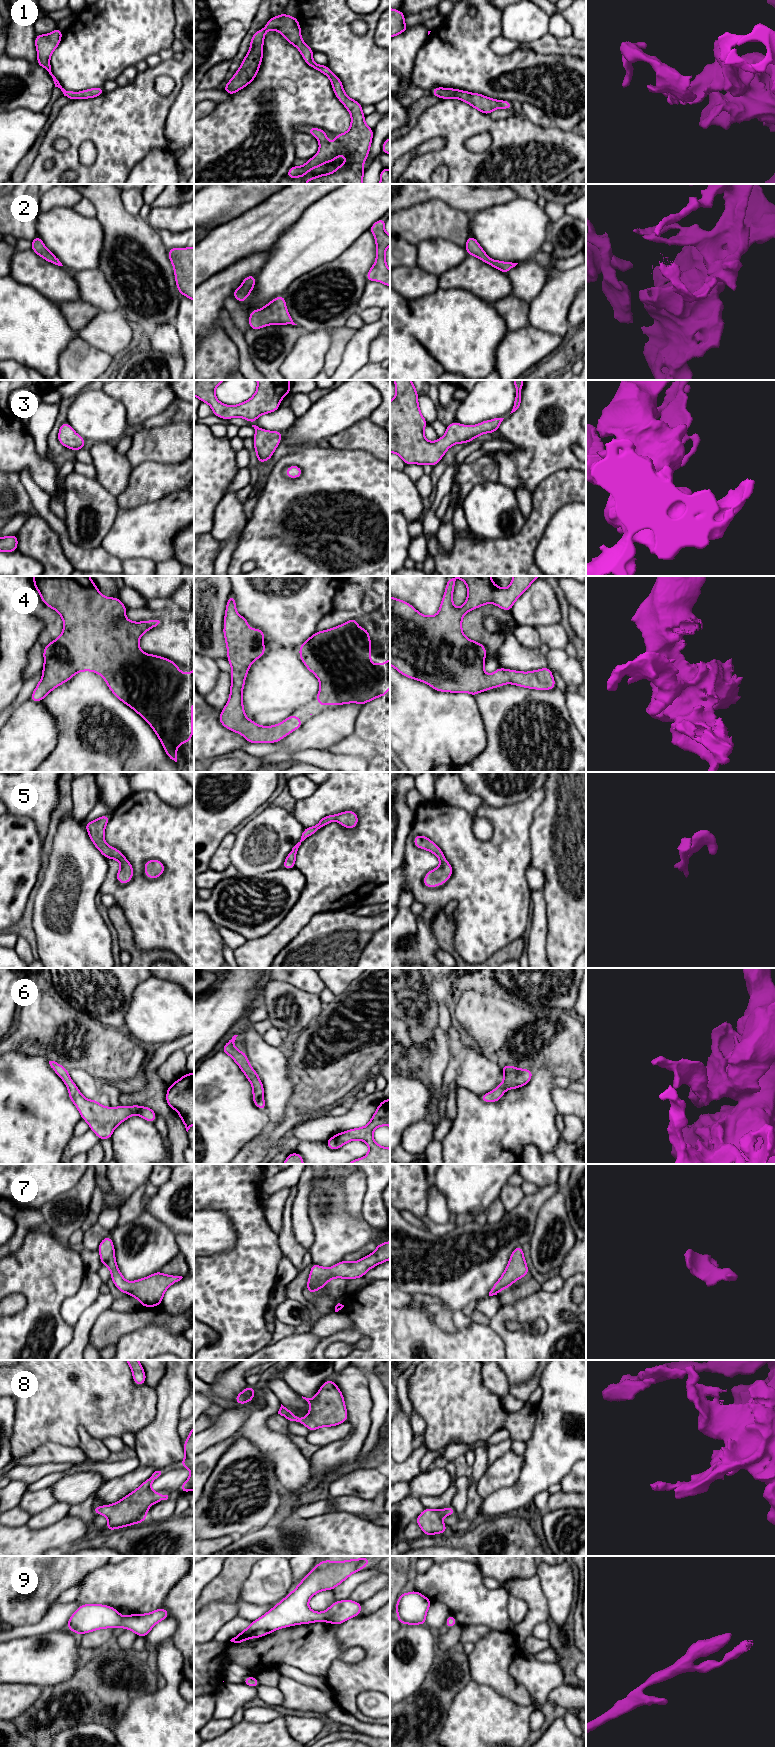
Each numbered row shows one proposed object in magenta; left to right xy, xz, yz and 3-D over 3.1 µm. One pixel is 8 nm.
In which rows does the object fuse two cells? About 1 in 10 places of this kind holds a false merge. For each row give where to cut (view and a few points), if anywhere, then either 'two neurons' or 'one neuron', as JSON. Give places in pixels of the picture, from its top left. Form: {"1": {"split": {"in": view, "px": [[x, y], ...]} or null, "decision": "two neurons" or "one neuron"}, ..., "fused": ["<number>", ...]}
{"1": {"split": null, "decision": "one neuron"}, "2": {"split": null, "decision": "one neuron"}, "3": {"split": null, "decision": "one neuron"}, "4": {"split": null, "decision": "one neuron"}, "5": {"split": null, "decision": "one neuron"}, "6": {"split": null, "decision": "one neuron"}, "7": {"split": null, "decision": "one neuron"}, "8": {"split": null, "decision": "one neuron"}, "9": {"split": null, "decision": "one neuron"}, "fused": []}

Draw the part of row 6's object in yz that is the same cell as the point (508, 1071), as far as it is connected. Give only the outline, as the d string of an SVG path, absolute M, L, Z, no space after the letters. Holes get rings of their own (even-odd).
M501 1065L503 1070L503 1083L492 1092L485 1093L479 1098L486 1103L498 1102L507 1089L517 1089L531 1081L533 1070L519 1069L511 1065Z

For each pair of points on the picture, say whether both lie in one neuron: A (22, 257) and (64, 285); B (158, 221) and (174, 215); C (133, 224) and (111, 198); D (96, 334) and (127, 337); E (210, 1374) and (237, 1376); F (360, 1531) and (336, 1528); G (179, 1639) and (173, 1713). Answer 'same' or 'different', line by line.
A: same
B: same
C: same
D: same
E: different
F: same
G: different

